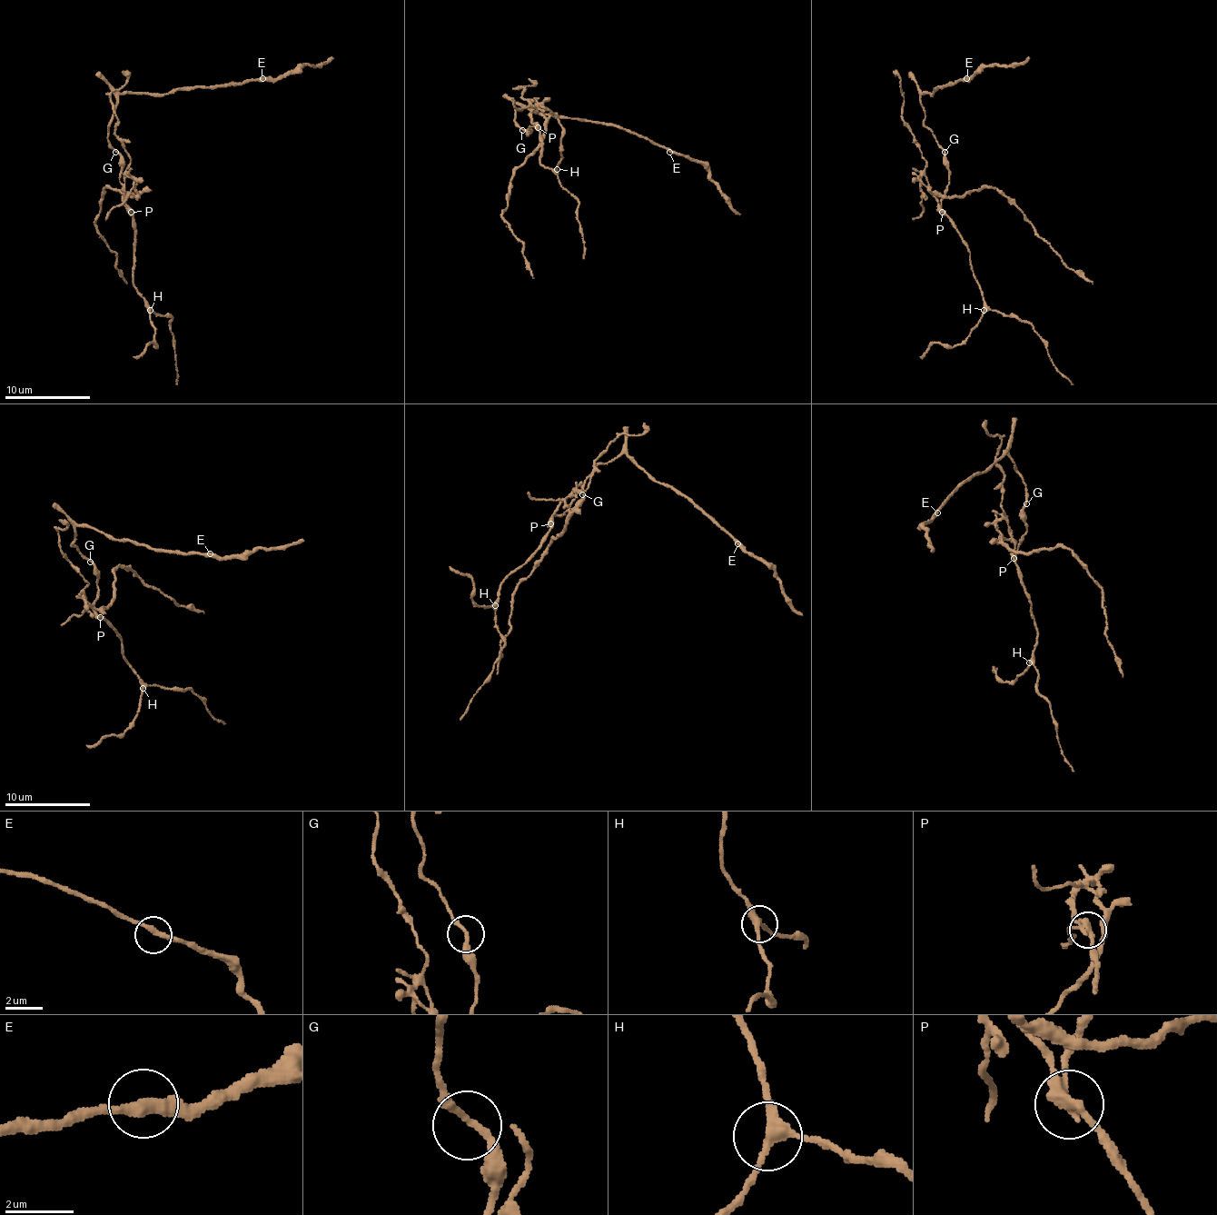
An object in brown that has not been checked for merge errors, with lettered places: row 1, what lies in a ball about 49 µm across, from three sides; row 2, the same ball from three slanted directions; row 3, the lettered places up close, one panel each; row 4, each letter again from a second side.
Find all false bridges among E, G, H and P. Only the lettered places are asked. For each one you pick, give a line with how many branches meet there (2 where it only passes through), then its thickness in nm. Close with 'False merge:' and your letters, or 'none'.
P: 2 | 340 nm
False merge: P

